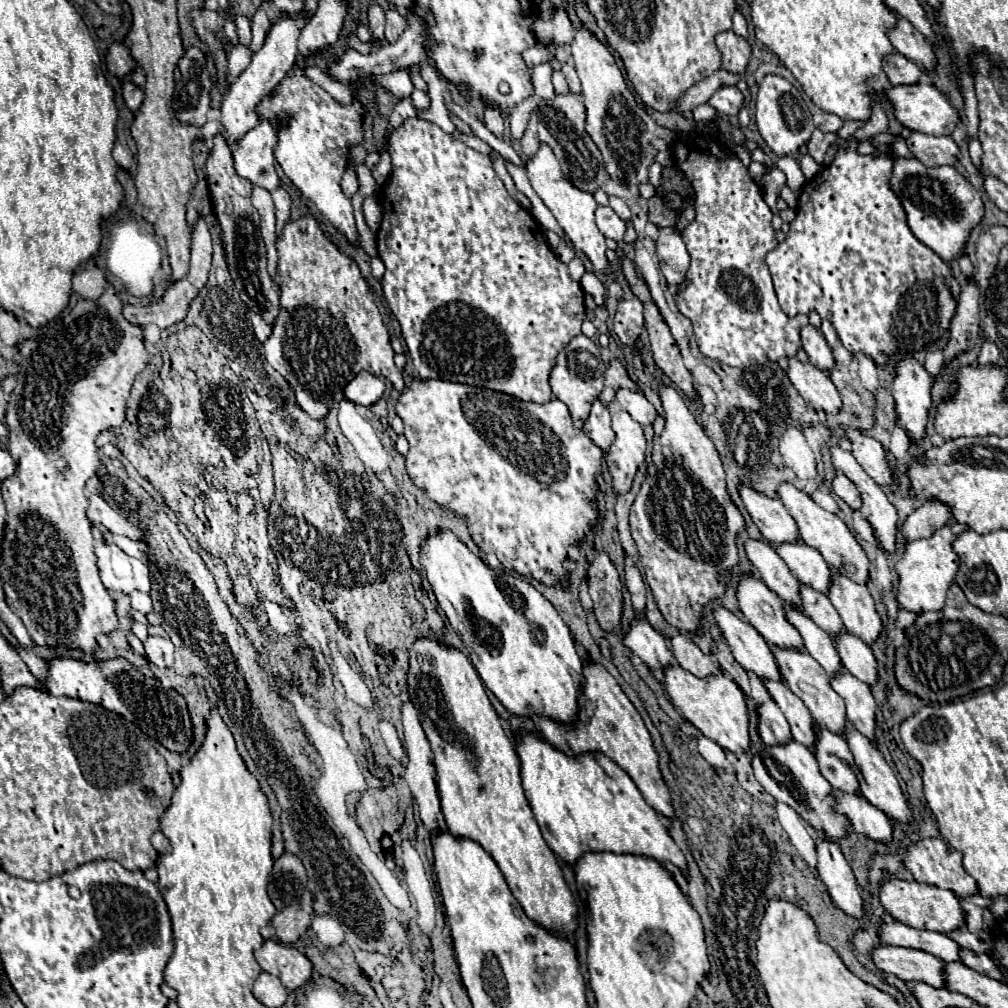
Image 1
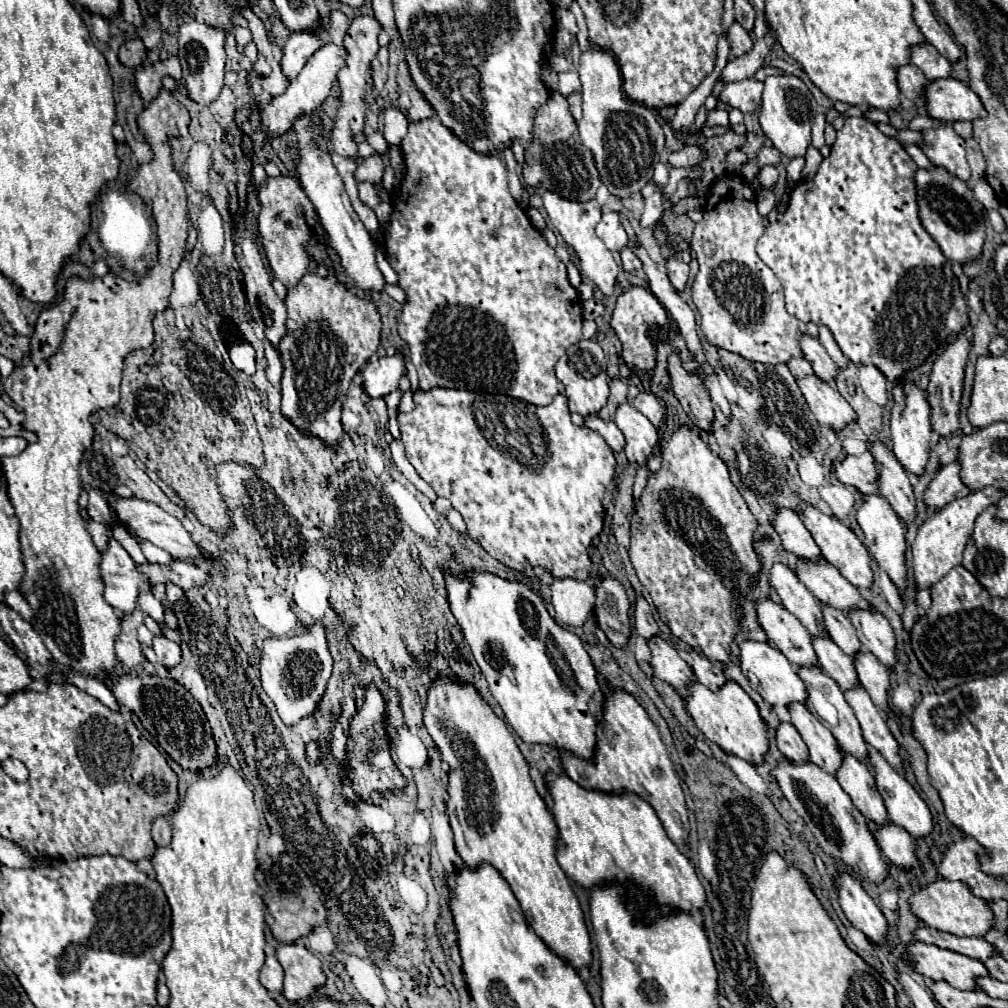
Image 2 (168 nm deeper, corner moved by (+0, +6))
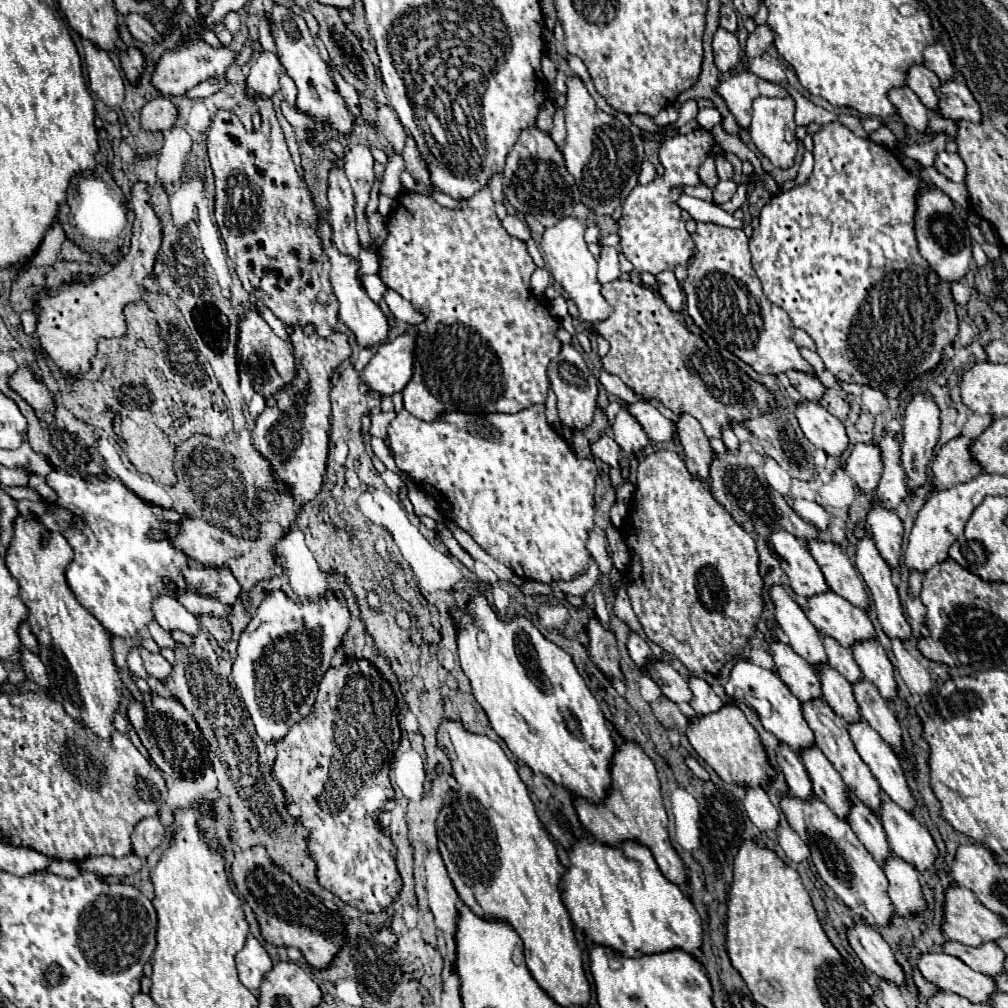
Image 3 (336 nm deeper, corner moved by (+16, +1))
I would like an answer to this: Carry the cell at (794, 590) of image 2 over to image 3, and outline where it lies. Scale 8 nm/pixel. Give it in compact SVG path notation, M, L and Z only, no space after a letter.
M774 585L770 589L770 599L776 607L776 621L790 639L790 647L816 669L826 663L828 657L822 645L822 635L816 631L816 627L812 627L806 613L796 605L796 601L788 597L780 585Z

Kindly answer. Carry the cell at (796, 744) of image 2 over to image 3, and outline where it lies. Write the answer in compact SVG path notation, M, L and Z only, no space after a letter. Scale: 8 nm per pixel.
M780 745L778 747L778 763L780 763L780 769L786 777L786 783L790 787L790 793L798 799L812 799L814 793L812 793L812 781L808 777L808 771L800 759L798 753L794 753L788 745Z

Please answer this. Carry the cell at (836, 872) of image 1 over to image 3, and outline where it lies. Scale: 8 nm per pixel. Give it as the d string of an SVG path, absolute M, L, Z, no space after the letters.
M862 921L856 923L852 929L848 929L848 941L868 971L894 983L896 987L906 985L904 969L896 961L890 945L874 927Z

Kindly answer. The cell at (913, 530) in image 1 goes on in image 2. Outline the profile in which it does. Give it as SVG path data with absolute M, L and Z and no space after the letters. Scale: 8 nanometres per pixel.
M952 462L938 470L938 474L934 476L934 480L930 482L930 486L924 492L924 504L930 510L936 512L936 510L944 508L948 502L952 502L954 498L964 498L970 492L962 484L958 472L960 472L958 462Z

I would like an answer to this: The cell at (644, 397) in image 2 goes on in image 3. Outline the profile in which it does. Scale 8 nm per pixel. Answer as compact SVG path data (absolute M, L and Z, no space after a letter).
M638 401L634 405L628 405L628 411L636 417L636 421L644 427L648 437L656 443L666 443L676 439L676 423L666 419L656 407L650 403Z

